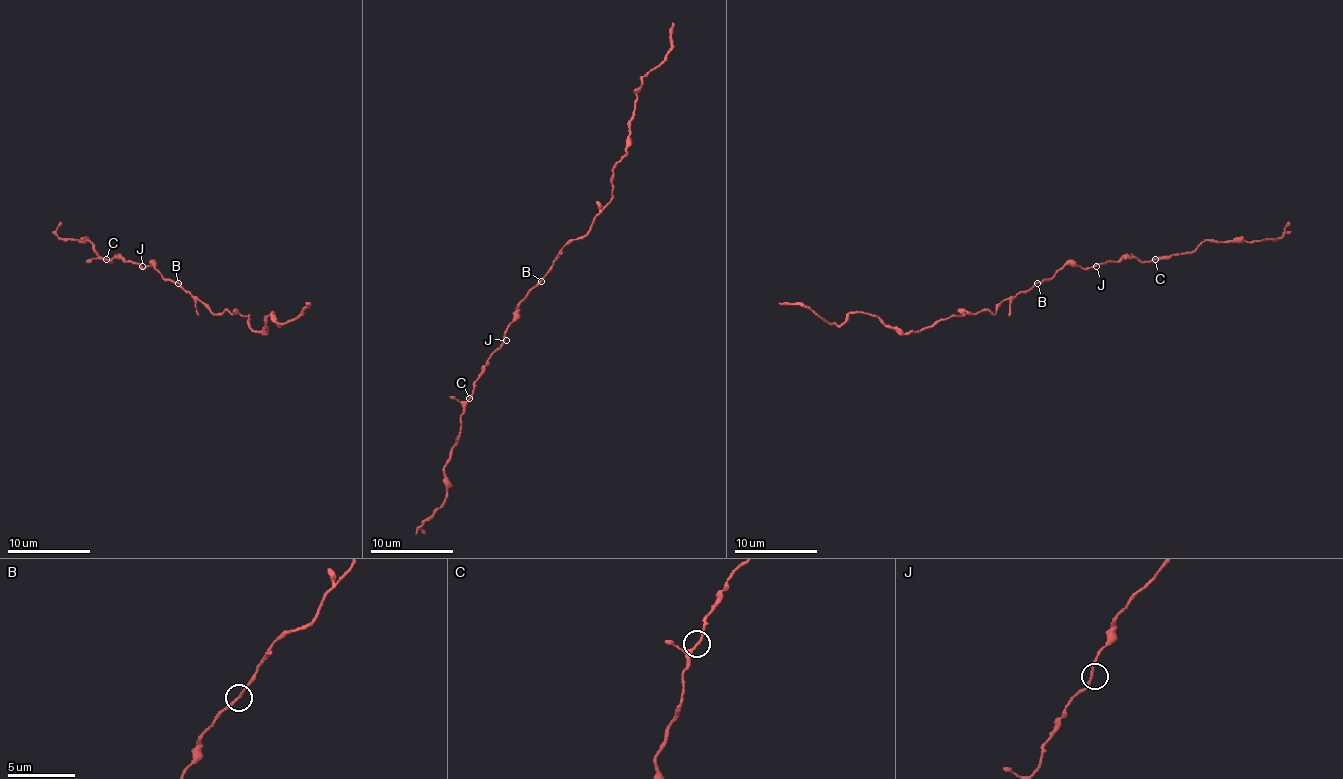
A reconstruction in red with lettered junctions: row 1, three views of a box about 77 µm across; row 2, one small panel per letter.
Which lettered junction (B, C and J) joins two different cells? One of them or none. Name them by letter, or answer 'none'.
B

